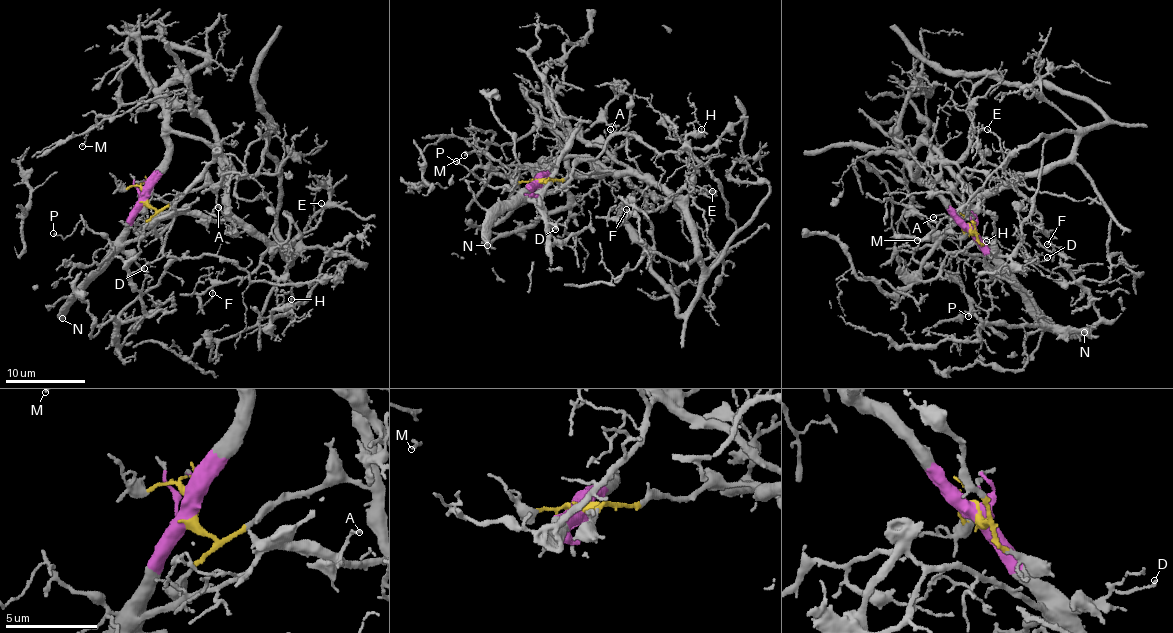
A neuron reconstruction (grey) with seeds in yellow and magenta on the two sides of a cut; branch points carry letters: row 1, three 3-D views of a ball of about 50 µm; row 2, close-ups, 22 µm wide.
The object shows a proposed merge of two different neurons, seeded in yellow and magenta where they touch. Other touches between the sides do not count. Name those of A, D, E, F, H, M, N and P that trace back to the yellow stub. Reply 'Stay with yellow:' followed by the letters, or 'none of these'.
Stay with yellow: A, E, F, H

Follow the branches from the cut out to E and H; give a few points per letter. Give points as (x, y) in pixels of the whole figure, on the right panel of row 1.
E: (971, 226), (964, 198), (956, 189), (958, 182), (977, 195), (1011, 176), (1000, 146), (986, 129)
H: (971, 226), (958, 182), (977, 195), (1043, 174), (1075, 134), (1043, 144), (1020, 243), (1009, 256), (986, 240)

